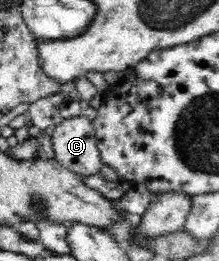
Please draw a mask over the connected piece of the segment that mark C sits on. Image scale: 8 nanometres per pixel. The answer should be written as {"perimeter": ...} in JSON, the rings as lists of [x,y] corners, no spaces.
{"perimeter":[[[83,115],[70,117],[51,129],[54,158],[78,175],[98,174],[103,162],[92,121]]]}

